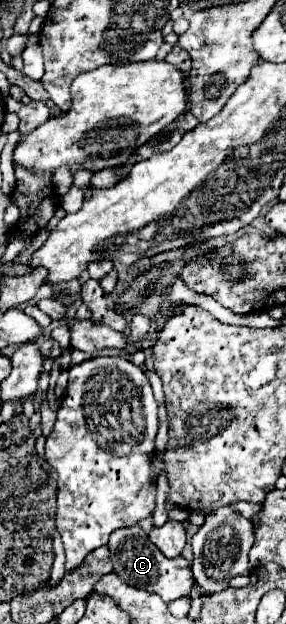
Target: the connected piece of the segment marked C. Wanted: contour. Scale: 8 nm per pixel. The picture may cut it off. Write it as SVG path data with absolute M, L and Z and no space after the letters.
M124 527L112 533L108 547L112 549L112 565L114 573L128 585L144 589L148 593L160 595L166 603L180 599L180 597L190 597L190 591L194 587L194 577L190 563L184 557L176 559L166 559L156 545L148 539L148 535L140 527Z

